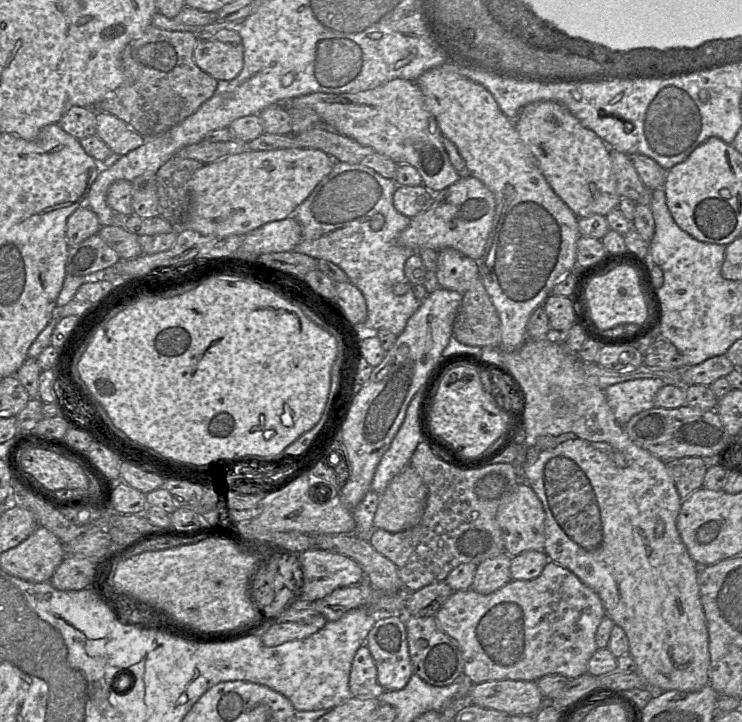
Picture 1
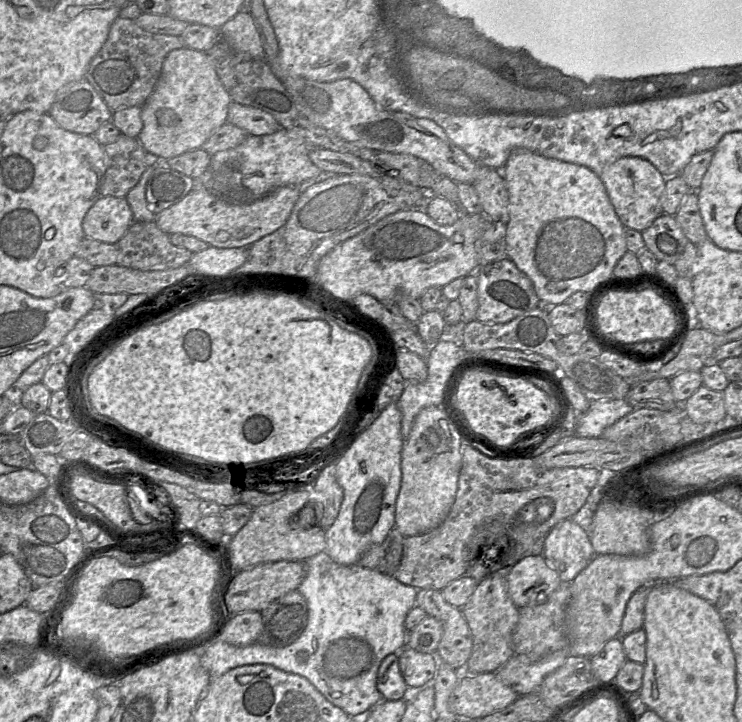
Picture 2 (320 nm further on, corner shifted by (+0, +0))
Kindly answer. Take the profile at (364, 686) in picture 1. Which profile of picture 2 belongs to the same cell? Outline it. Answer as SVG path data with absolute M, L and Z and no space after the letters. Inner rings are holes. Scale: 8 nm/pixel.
M386 656L378 669L376 687L384 700L401 700L408 687L399 668L398 656Z

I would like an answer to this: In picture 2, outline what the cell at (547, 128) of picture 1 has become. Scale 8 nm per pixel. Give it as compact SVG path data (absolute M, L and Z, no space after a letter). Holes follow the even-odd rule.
M626 156L606 165L598 174L607 195L622 224L630 229L643 231L662 213L661 195L666 178L647 160Z

